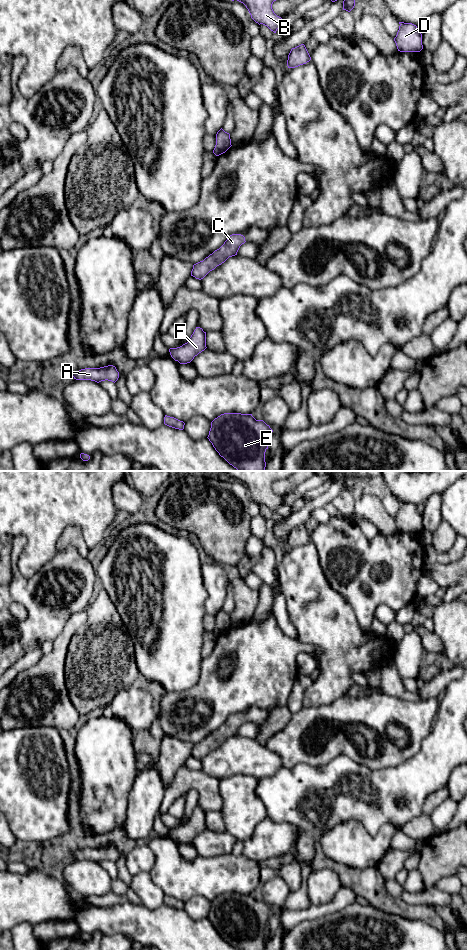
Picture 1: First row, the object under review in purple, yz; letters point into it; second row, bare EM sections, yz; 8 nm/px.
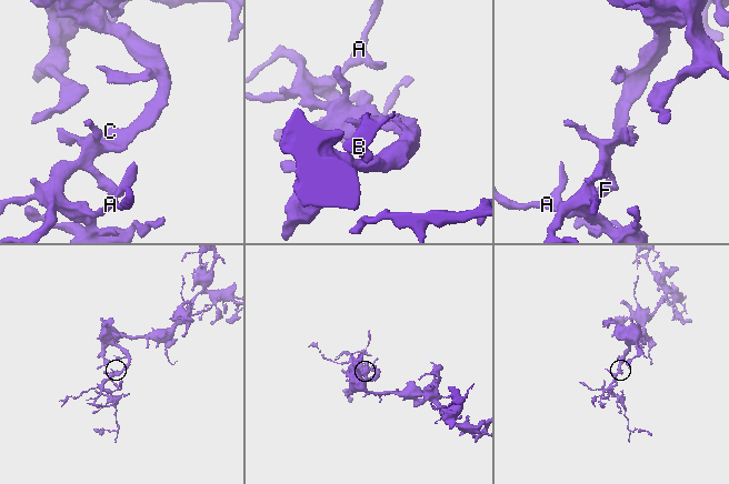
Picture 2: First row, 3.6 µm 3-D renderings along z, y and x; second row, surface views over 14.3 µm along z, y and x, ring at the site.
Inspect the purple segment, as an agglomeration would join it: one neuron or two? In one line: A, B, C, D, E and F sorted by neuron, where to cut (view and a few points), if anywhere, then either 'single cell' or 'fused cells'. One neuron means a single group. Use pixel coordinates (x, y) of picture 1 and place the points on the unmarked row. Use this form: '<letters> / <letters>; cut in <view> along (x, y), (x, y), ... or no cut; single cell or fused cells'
A B C D E F; no cut; single cell

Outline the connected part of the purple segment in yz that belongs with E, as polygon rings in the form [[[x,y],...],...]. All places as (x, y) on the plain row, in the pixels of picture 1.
[[[224,893],[211,902],[207,918],[219,935],[238,951],[265,951],[265,932],[268,929],[272,912],[269,905],[263,900],[256,900],[252,894]]]

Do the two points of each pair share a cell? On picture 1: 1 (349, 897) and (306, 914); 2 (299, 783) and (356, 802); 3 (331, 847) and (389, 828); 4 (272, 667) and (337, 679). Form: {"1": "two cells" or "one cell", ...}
{"1": "one cell", "2": "one cell", "3": "one cell", "4": "two cells"}

